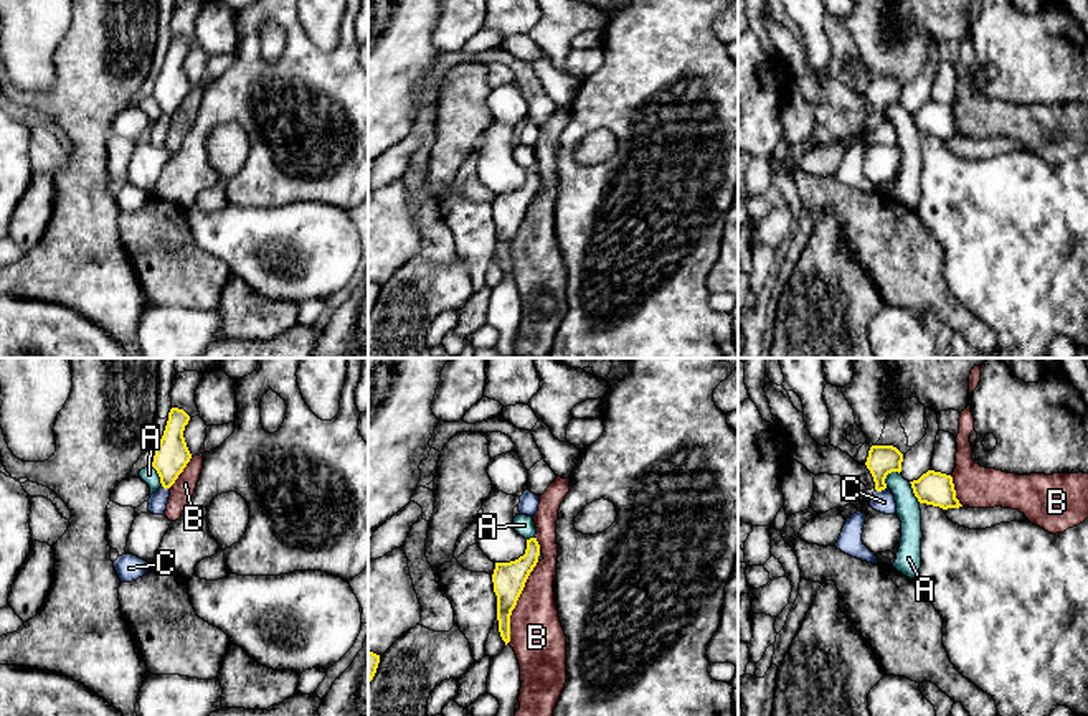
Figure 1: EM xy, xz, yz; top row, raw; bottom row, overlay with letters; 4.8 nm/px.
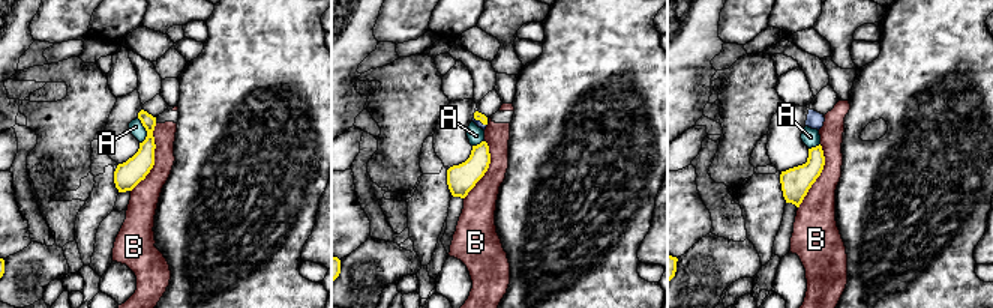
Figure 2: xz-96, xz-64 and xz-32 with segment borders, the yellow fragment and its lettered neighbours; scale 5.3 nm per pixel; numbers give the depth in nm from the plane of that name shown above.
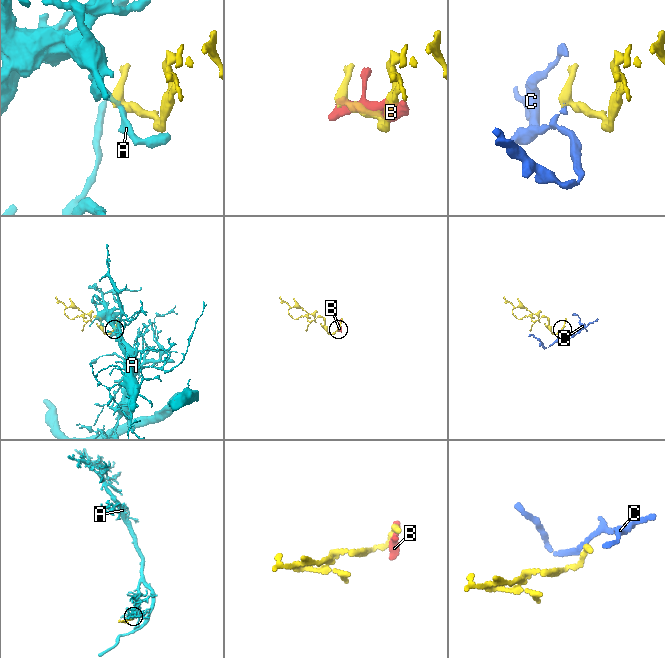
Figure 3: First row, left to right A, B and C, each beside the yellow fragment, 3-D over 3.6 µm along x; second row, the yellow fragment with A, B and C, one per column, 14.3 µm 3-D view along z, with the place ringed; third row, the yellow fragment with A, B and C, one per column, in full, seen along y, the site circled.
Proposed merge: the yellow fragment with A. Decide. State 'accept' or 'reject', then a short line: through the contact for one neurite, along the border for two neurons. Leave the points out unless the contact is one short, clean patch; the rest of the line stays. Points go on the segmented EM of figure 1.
reject; line yz (897, 471), (887, 475), (885, 485)

